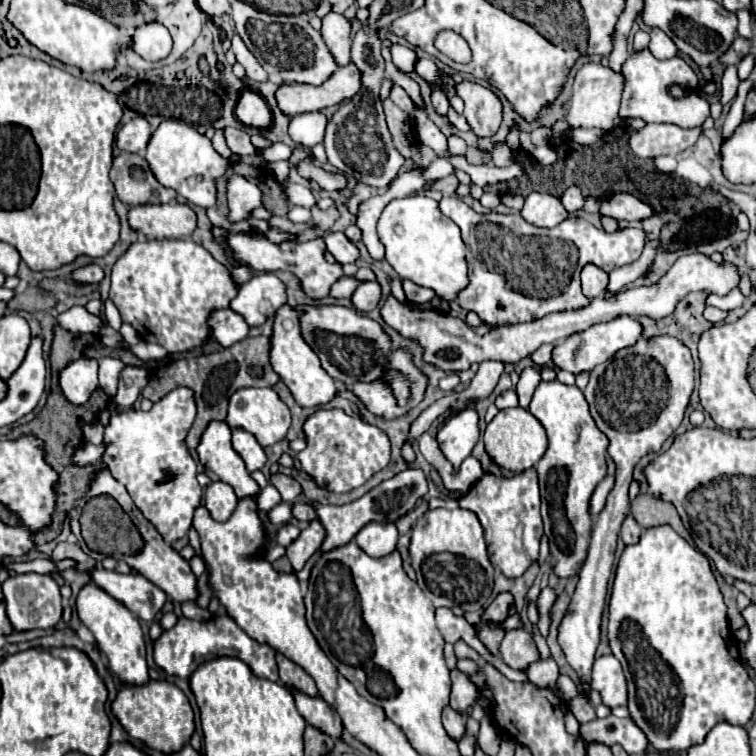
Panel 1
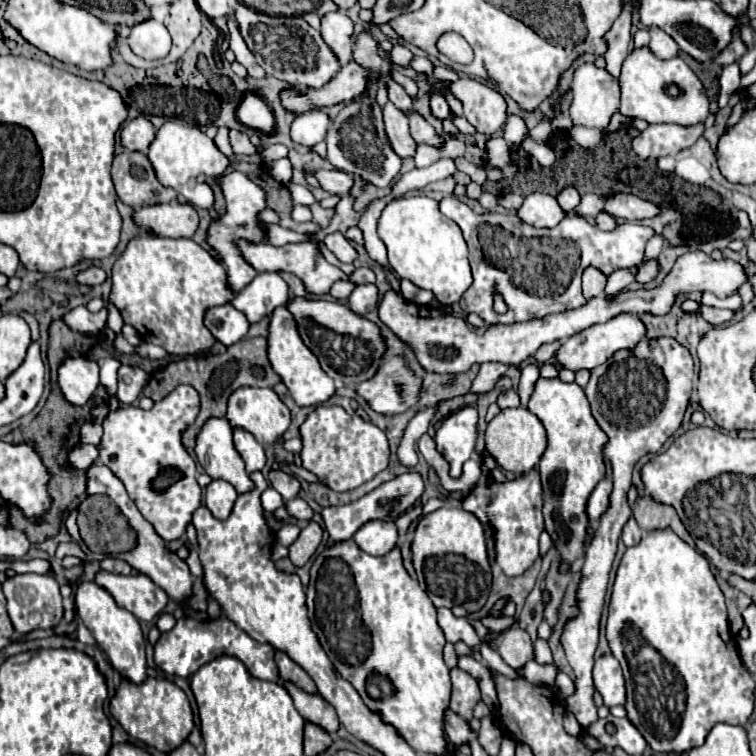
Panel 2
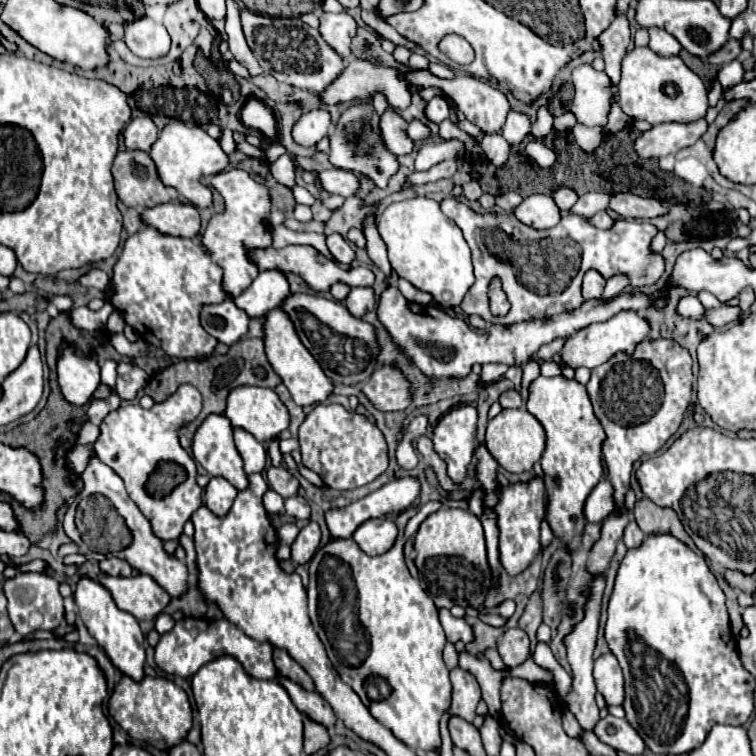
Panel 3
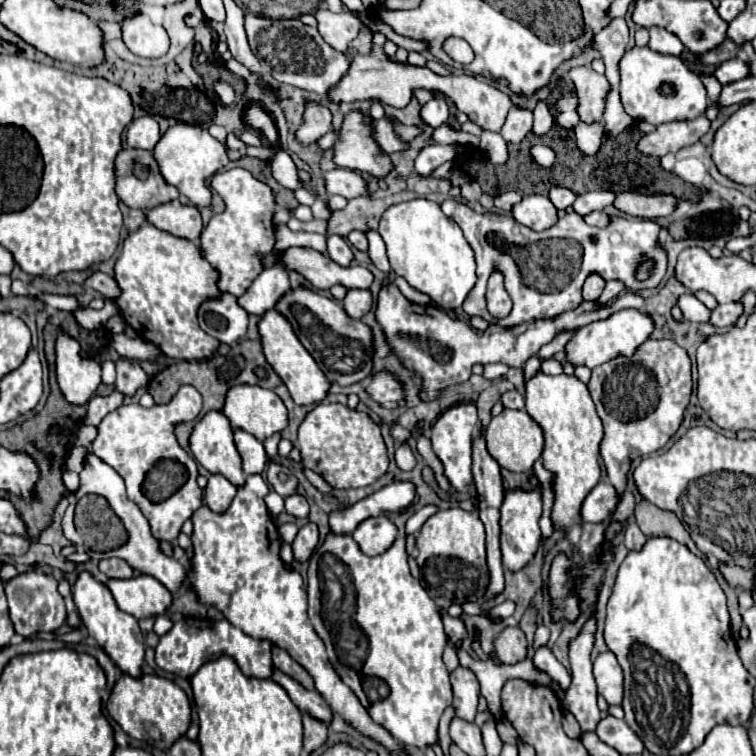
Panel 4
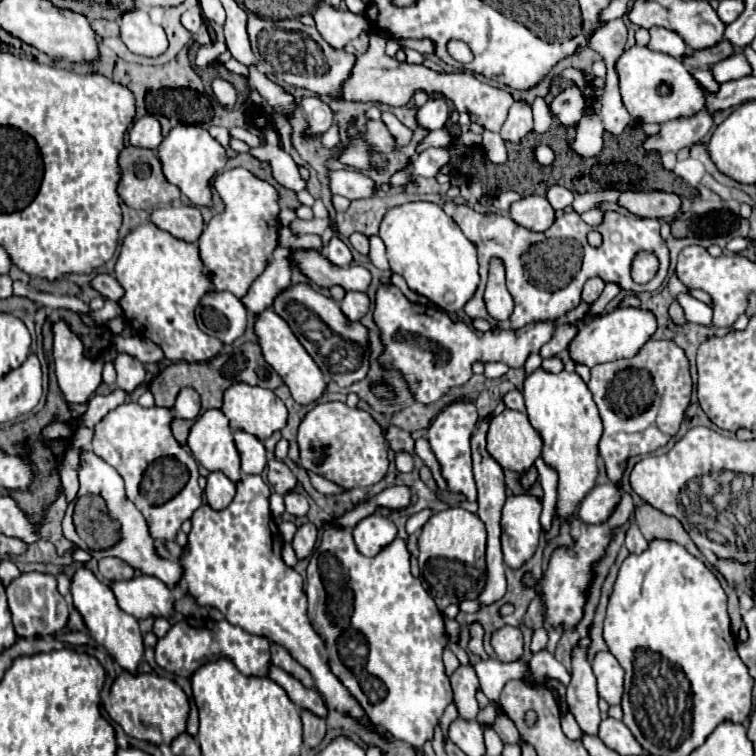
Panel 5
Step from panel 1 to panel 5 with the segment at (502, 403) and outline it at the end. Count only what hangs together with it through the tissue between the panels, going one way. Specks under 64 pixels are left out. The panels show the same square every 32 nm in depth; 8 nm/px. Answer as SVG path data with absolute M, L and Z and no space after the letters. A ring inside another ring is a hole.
M518 390L508 392L508 394L504 396L504 404L506 404L506 408L512 408L512 410L520 410L520 412L526 410L526 408L524 408L524 398L522 398L522 394L520 394Z

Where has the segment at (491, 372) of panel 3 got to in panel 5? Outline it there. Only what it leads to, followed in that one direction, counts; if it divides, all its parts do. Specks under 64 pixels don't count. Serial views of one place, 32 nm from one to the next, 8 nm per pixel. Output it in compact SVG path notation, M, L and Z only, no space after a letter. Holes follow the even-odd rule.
M490 362L484 365L484 376L486 378L500 378L508 372L508 366L502 362Z

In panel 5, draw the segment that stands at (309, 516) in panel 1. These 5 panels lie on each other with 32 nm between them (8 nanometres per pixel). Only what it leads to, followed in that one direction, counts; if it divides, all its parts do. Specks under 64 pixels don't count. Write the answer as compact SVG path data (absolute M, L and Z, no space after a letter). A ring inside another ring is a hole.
M290 492L288 496L284 496L284 502L286 502L286 512L288 514L292 514L292 516L306 516L308 500L302 494Z

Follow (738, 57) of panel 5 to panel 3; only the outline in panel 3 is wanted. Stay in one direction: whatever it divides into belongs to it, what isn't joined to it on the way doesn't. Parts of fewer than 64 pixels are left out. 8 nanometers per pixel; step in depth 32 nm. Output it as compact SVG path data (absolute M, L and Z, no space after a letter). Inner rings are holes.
M732 60L730 64L726 64L726 66L720 68L720 72L718 72L718 82L720 82L720 86L722 86L724 90L728 90L728 88L740 84L740 82L742 82L742 76L744 76L744 70L742 70L740 60Z

